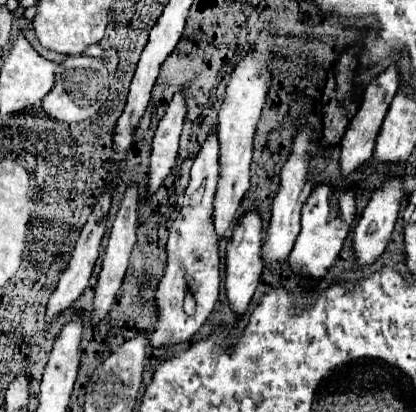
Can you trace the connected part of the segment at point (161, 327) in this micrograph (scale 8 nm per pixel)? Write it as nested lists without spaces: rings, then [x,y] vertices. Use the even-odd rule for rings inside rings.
[[[218,126],[212,128],[202,144],[190,172],[190,184],[184,194],[184,206],[170,228],[168,266],[158,284],[156,306],[158,322],[150,336],[152,346],[168,346],[190,340],[210,316],[220,290],[218,234],[214,232],[214,190],[218,186]]]

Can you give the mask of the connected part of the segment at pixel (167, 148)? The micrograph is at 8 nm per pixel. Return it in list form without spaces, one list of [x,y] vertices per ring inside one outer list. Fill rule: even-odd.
[[[184,92],[174,94],[172,102],[166,108],[164,118],[158,124],[158,130],[152,140],[152,158],[150,158],[150,180],[148,192],[154,194],[164,178],[170,174],[176,154],[178,154],[178,140],[182,132],[182,124],[186,118],[186,96]]]

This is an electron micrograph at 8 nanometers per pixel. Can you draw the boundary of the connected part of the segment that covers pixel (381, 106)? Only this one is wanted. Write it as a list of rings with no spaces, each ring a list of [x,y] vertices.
[[[388,66],[384,72],[380,72],[368,86],[366,86],[366,92],[362,96],[362,102],[360,102],[360,108],[356,112],[356,116],[350,120],[350,126],[346,130],[346,136],[342,138],[342,156],[340,156],[340,166],[342,166],[342,174],[350,174],[354,172],[362,162],[370,160],[372,158],[372,152],[374,152],[374,144],[376,144],[376,138],[378,138],[378,132],[380,132],[380,126],[382,126],[382,120],[390,108],[390,102],[396,94],[400,86],[400,76],[398,76],[398,66]]]

